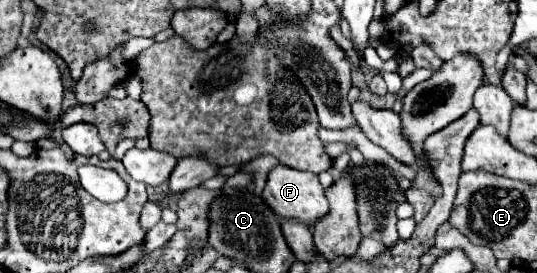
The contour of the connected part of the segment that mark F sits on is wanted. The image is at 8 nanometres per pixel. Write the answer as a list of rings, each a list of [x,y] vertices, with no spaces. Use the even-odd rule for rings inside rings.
[[[277,165],[267,179],[263,199],[269,203],[269,207],[285,219],[297,219],[307,227],[313,227],[319,219],[323,219],[329,213],[329,201],[325,197],[325,189],[319,183],[317,175],[305,173],[305,171],[295,171],[295,169],[285,169],[283,165]]]

